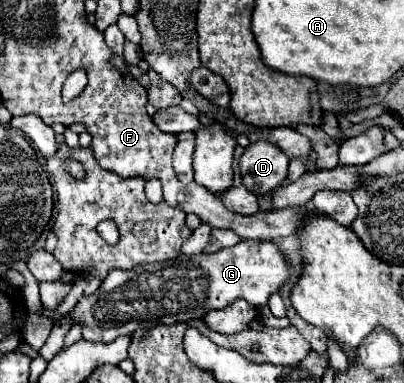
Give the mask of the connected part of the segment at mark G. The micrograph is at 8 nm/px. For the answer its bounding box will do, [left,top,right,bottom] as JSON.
[69,240,289,342]

